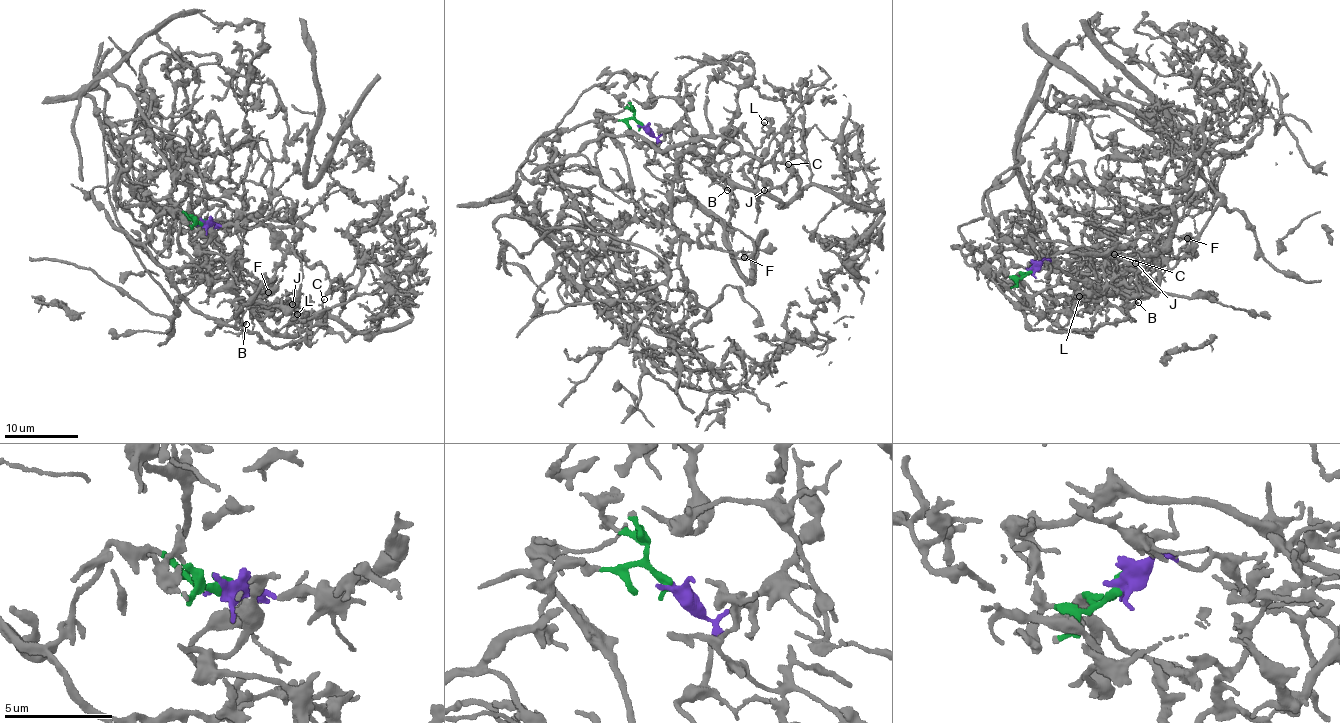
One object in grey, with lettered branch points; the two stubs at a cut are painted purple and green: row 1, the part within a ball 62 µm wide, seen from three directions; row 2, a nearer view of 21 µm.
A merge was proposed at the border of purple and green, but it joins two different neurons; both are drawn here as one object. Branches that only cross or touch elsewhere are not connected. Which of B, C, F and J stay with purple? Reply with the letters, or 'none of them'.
F, J

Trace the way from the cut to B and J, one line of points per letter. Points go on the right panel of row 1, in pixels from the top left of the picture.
B: (1030, 269), (1017, 279), (1075, 332), (1091, 334), (1104, 306), (1138, 302)
J: (1030, 269), (1064, 260), (1097, 278), (1104, 293), (1091, 307), (1087, 299), (1120, 290), (1145, 295), (1136, 263)

